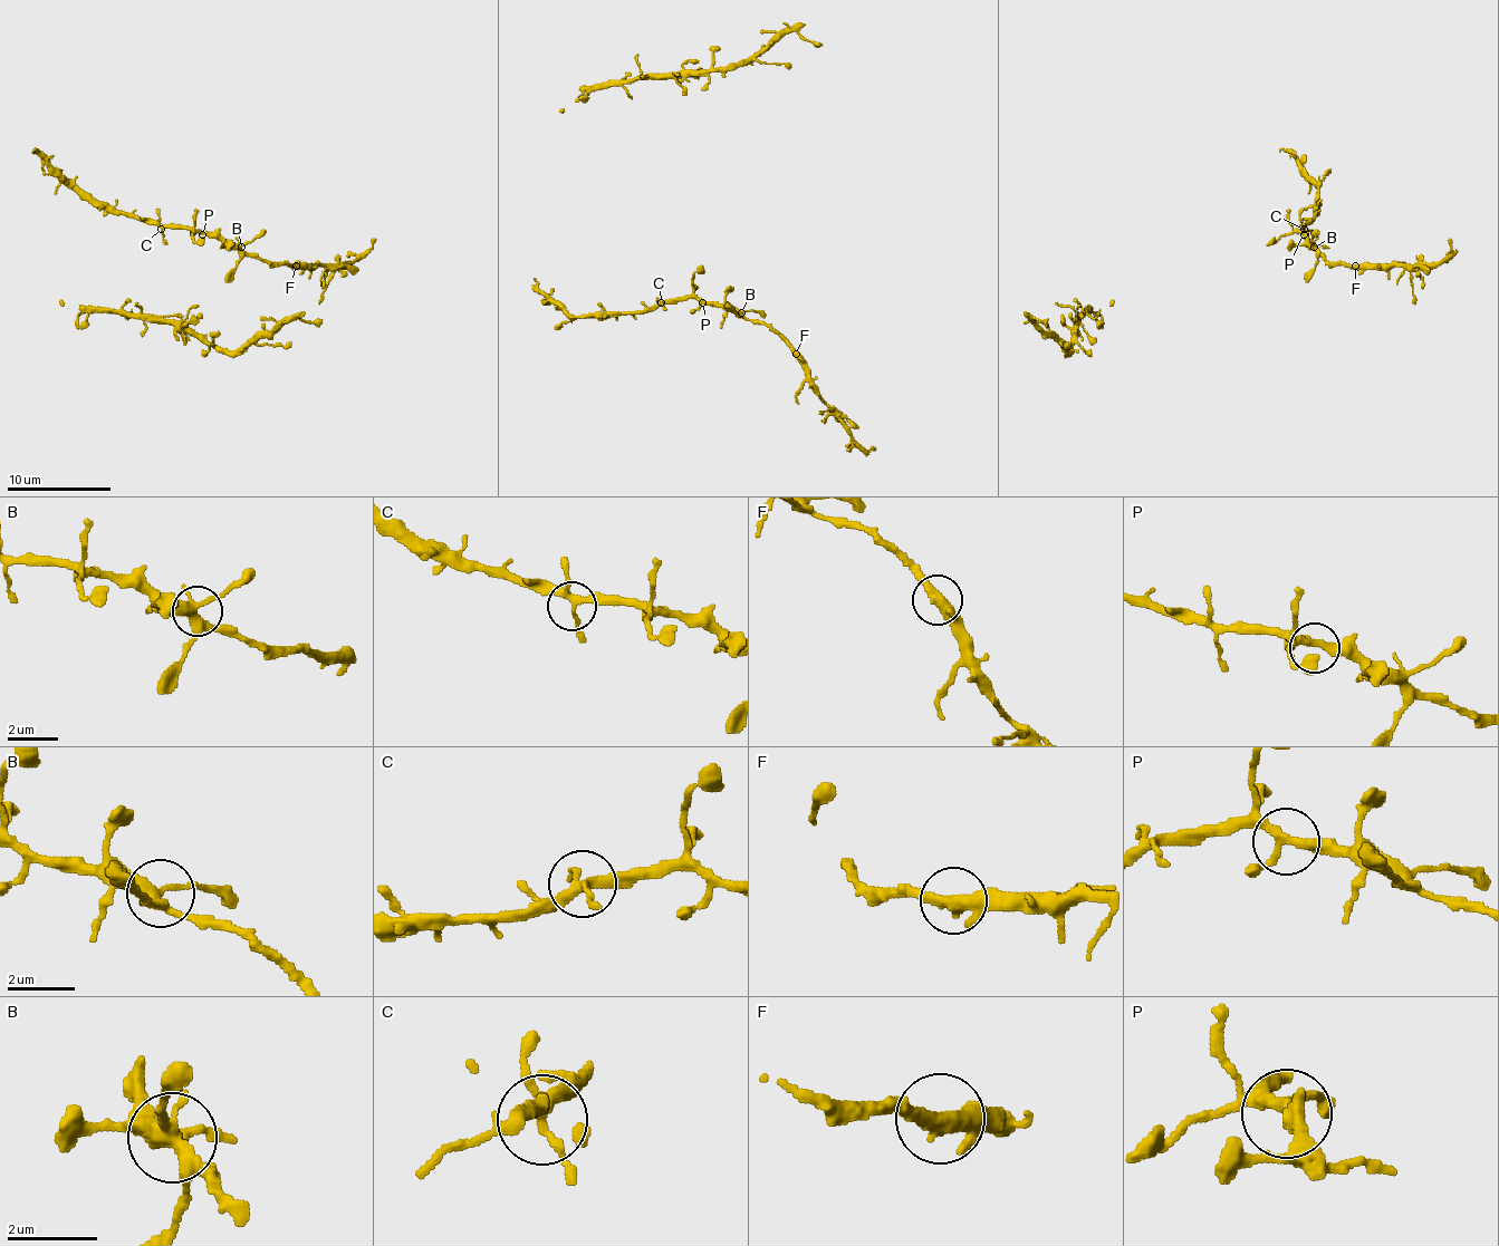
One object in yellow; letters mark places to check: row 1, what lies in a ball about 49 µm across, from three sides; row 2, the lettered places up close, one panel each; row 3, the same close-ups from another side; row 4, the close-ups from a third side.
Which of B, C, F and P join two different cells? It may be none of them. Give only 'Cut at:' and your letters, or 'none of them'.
Cut at: none of them

